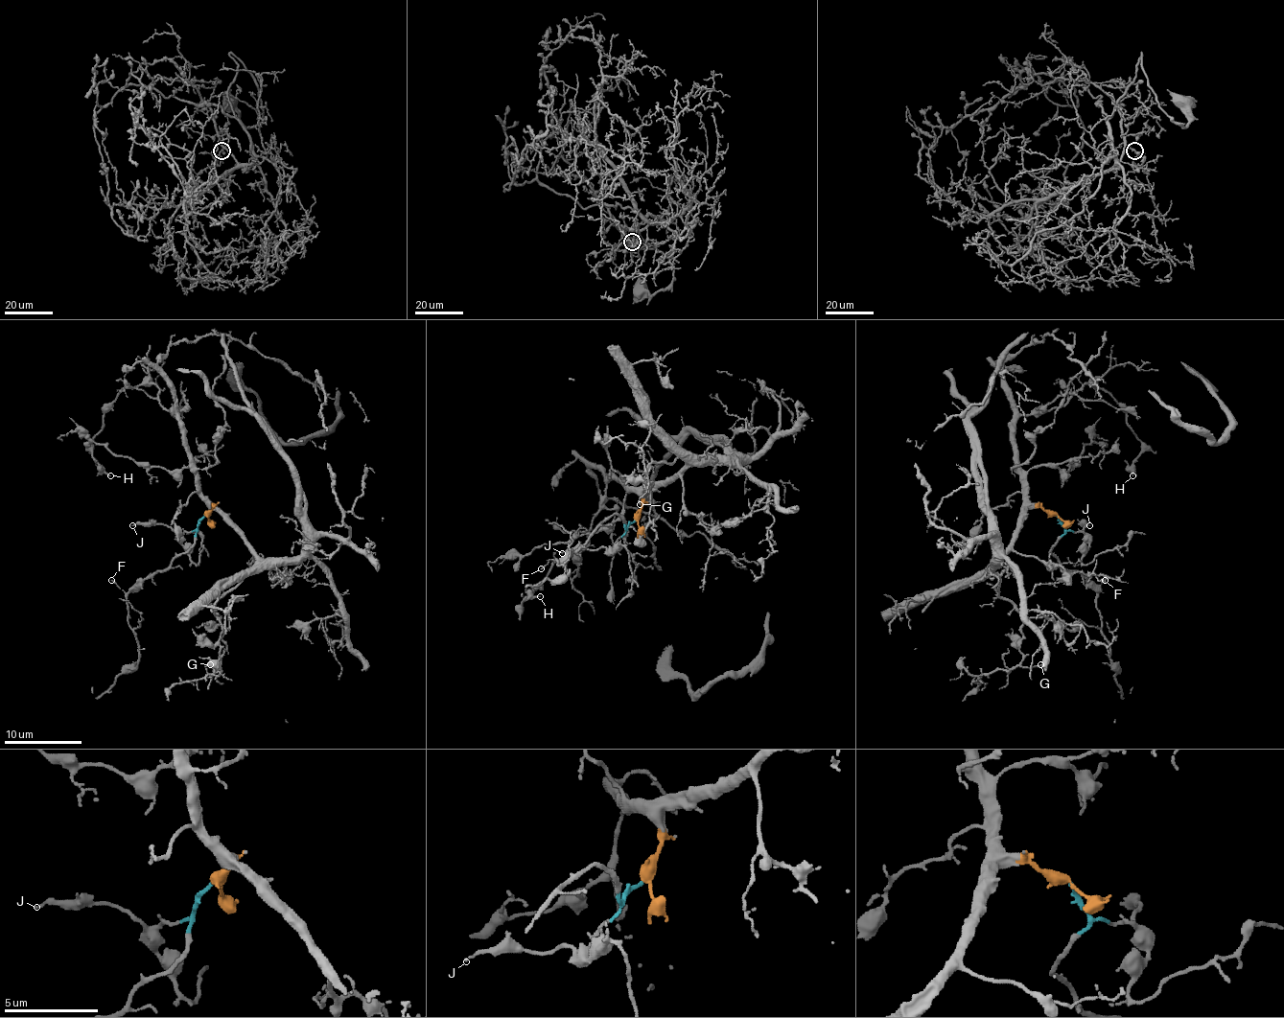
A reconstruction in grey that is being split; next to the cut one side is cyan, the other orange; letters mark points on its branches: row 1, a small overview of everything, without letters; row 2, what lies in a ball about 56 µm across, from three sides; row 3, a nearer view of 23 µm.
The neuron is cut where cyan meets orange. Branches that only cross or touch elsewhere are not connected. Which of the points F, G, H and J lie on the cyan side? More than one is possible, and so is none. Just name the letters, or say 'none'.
F, J

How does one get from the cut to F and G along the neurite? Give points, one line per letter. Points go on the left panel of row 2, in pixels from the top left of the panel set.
F: (204, 516), (197, 540), (165, 570), (155, 570), (126, 592), (110, 580)
G: (204, 514), (212, 506), (255, 561), (220, 598), (214, 612), (221, 627), (220, 664), (210, 664)

